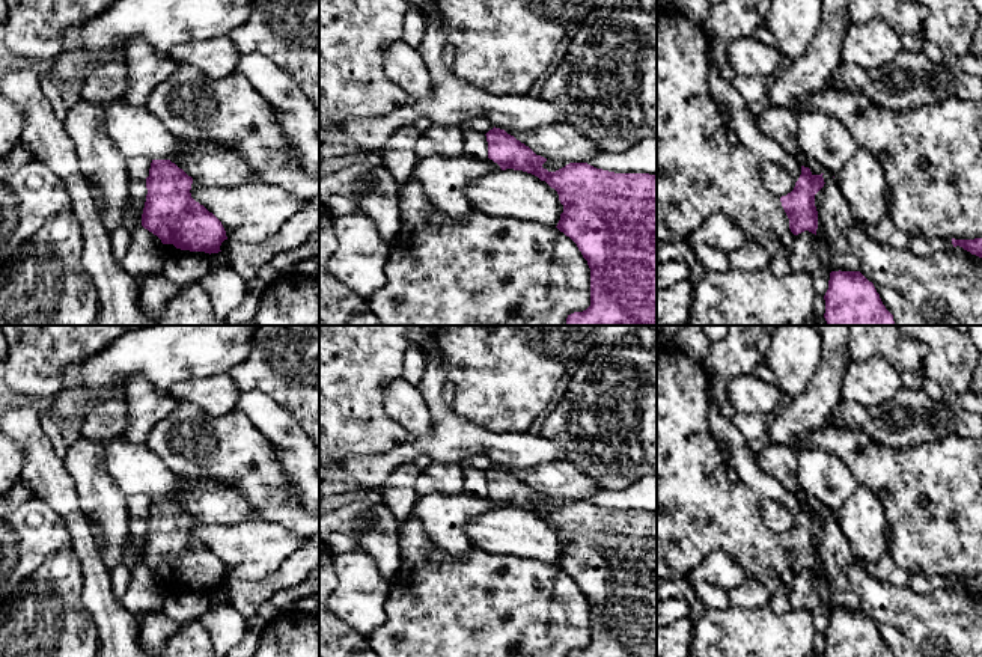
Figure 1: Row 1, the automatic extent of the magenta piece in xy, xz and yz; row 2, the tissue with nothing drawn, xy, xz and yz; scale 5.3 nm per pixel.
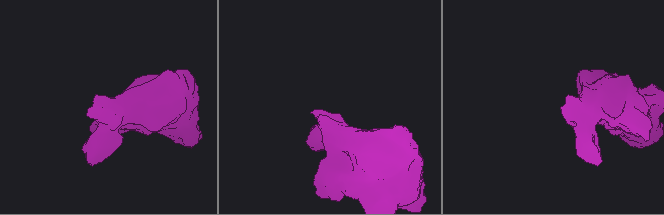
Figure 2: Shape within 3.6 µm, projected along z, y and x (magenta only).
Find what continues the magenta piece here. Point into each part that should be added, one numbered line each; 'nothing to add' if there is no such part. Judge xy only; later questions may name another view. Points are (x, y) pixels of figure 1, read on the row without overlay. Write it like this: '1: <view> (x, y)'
nothing to add

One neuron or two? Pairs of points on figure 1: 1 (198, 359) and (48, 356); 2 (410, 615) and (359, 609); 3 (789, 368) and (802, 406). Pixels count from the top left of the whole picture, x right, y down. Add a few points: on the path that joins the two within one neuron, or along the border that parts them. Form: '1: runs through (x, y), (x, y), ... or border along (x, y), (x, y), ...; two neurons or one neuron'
1: border along (115, 341), (86, 359), (70, 363), (60, 380); two neurons
2: border along (392, 582), (384, 605), (384, 620), (368, 635); two neurons
3: border along (820, 365), (808, 386), (788, 400); two neurons

